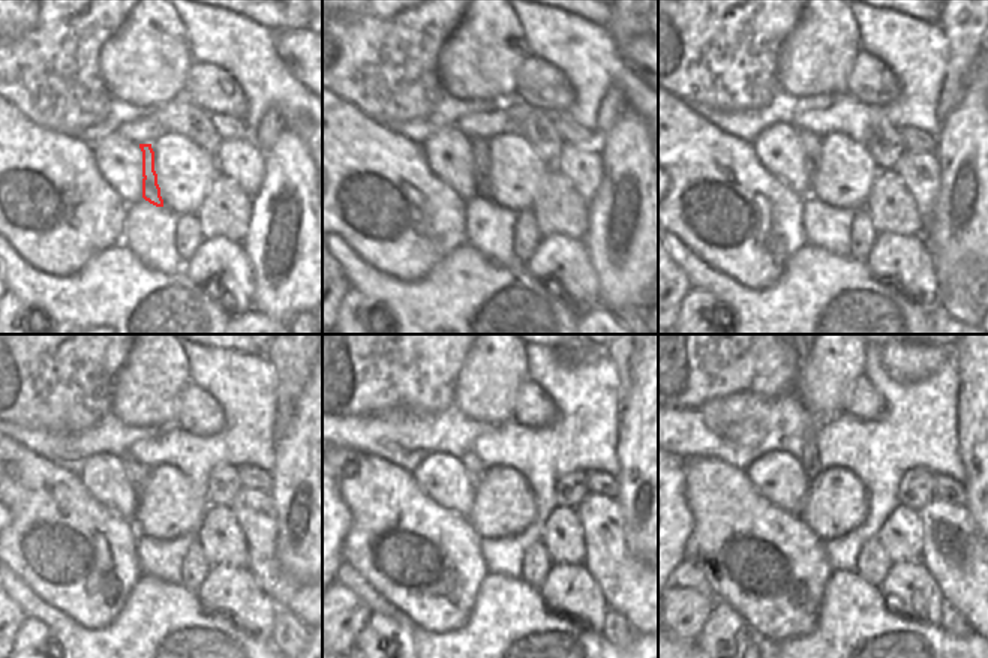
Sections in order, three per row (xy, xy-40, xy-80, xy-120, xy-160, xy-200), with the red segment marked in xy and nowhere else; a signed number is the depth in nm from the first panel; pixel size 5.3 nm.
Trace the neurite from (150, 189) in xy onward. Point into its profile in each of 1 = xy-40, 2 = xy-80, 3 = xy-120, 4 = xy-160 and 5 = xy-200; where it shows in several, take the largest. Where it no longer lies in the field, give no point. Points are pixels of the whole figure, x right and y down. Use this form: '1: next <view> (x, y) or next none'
1: next xy-40 (479, 146)
2: next xy-80 (810, 141)
3: next xy-120 (138, 474)
4: next xy-160 (476, 469)
5: next xy-200 (808, 460)

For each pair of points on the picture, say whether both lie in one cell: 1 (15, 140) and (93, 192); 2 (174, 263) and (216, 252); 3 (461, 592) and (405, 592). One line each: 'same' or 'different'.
1: same
2: different
3: same

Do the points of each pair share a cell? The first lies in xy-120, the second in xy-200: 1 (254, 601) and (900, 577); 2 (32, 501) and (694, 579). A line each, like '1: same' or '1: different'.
1: same
2: different

